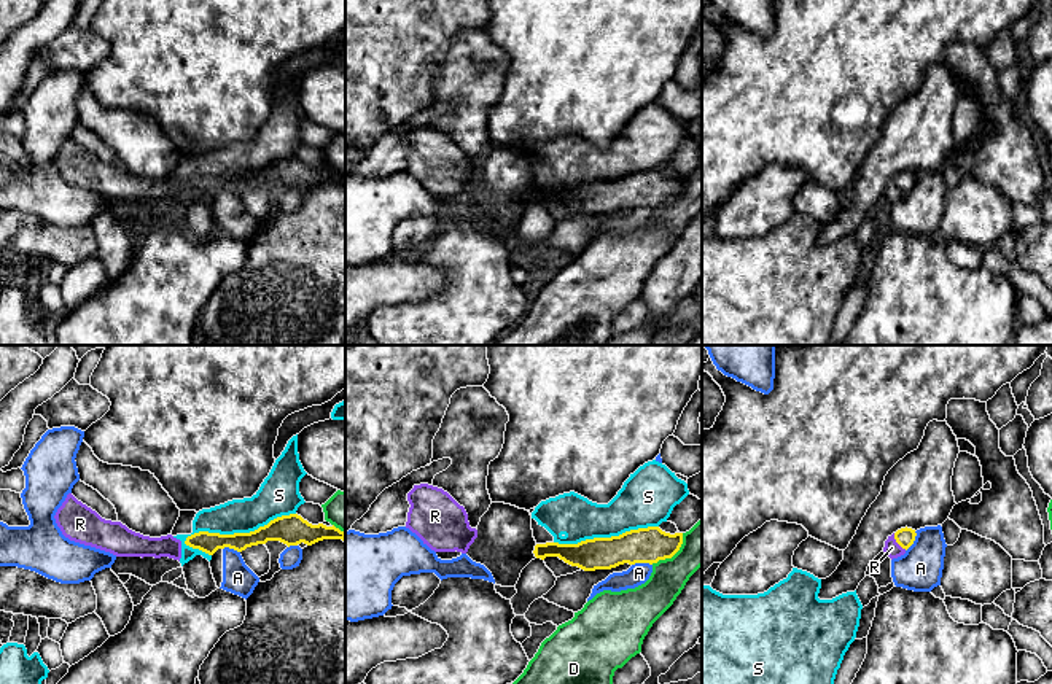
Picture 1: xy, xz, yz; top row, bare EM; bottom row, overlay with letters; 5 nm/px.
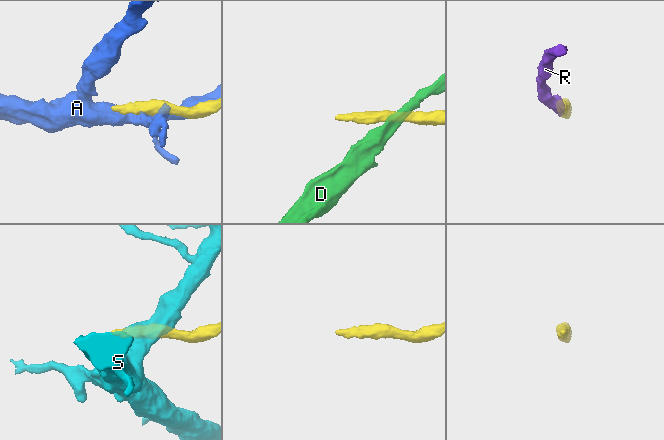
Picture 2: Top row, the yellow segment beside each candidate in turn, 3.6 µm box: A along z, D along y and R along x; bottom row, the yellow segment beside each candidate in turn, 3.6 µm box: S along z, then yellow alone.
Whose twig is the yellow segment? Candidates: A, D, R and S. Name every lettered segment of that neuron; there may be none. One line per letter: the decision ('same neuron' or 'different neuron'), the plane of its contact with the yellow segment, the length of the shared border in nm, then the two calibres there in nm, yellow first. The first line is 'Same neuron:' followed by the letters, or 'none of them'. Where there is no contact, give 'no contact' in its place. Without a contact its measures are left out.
Same neuron: R
A: different neuron | xz | 100 nm | 180/110 nm
D: different neuron | xz | 220 nm | 180/190 nm
R: same neuron | yz | 110 nm | 90/80 nm
S: different neuron | xy | 600 nm | 140/180 nm

